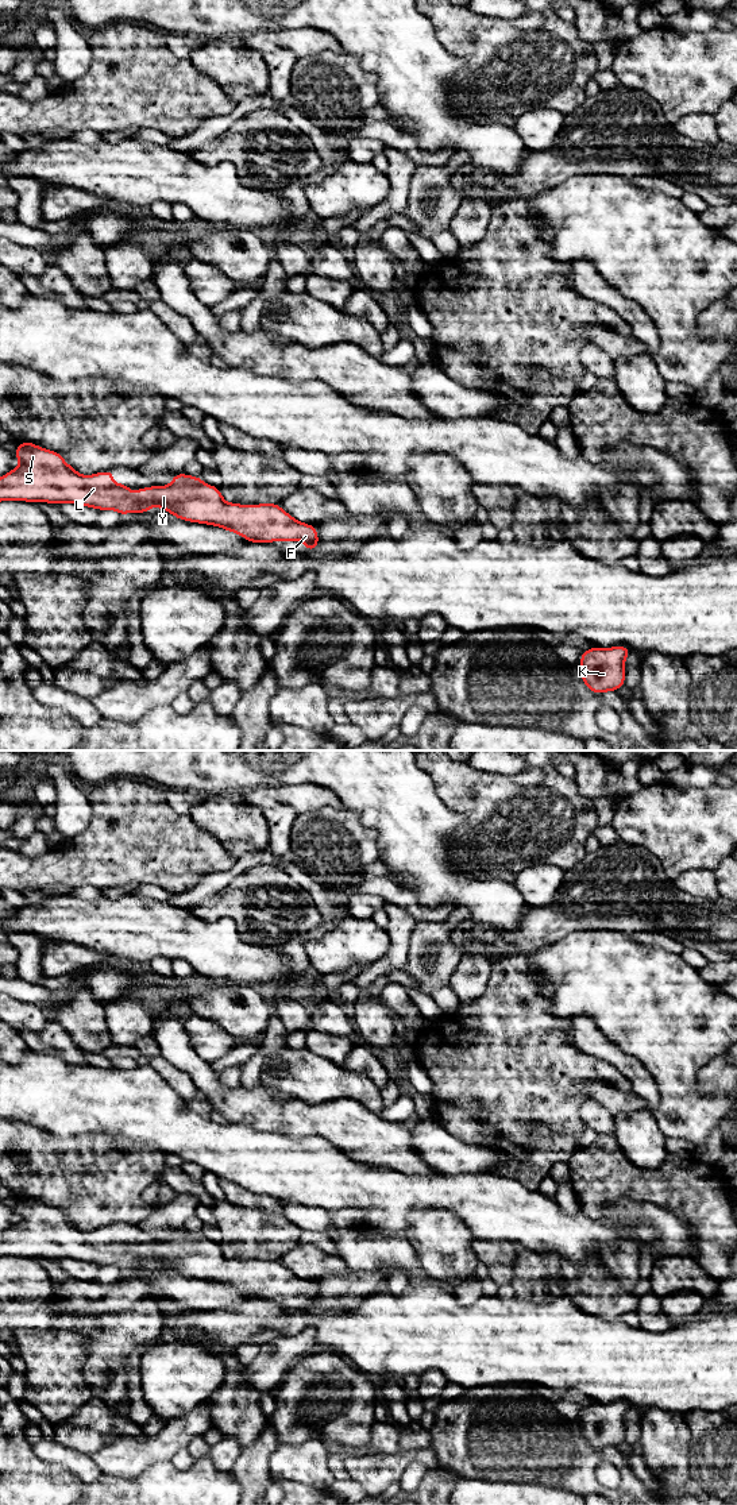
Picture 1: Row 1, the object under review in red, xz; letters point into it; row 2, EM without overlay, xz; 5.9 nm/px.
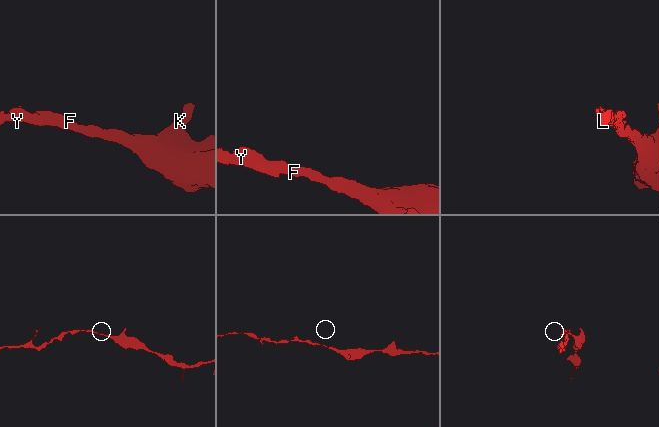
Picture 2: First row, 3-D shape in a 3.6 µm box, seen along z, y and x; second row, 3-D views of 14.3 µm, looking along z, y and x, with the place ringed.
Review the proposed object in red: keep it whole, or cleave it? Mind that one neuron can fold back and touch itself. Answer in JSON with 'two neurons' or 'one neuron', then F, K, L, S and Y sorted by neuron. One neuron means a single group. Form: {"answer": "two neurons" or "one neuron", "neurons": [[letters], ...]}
{"answer": "one neuron", "neurons": [["F", "K", "L", "S", "Y"]]}

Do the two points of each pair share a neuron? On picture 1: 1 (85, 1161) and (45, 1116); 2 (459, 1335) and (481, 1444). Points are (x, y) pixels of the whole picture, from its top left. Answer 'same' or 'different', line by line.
1: different
2: different

